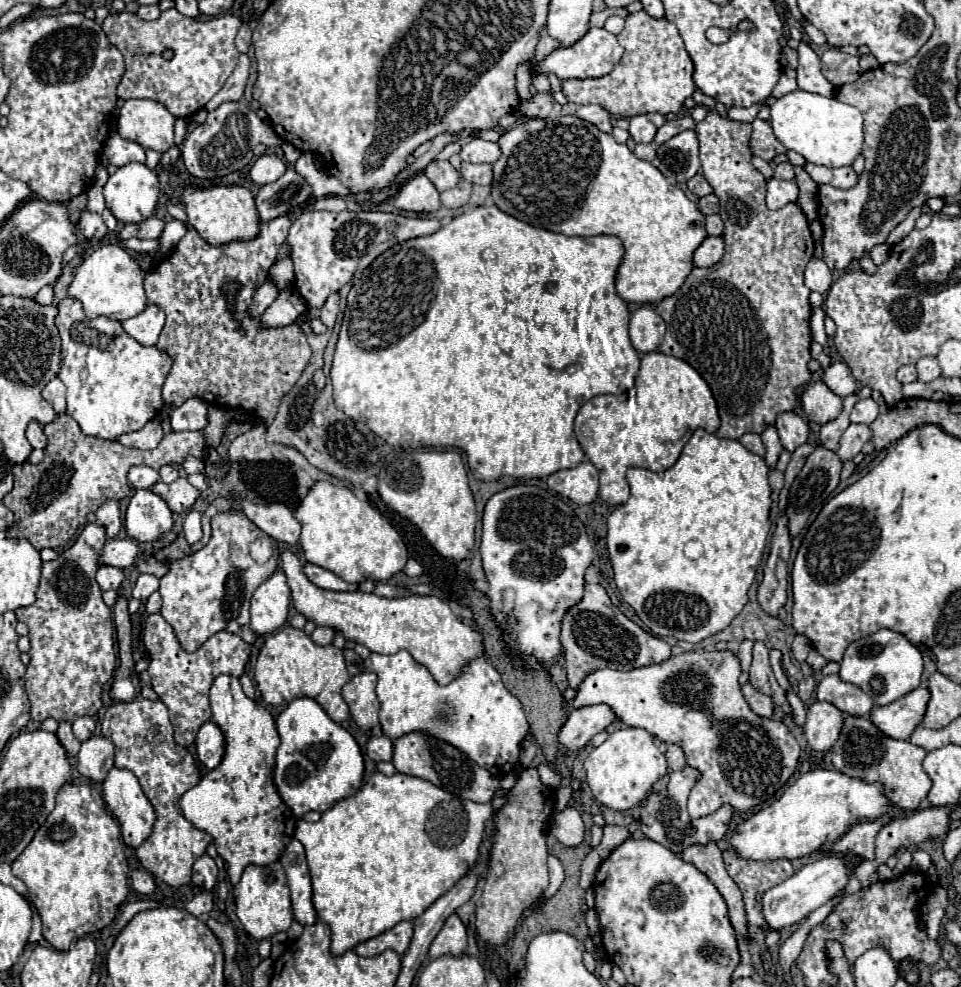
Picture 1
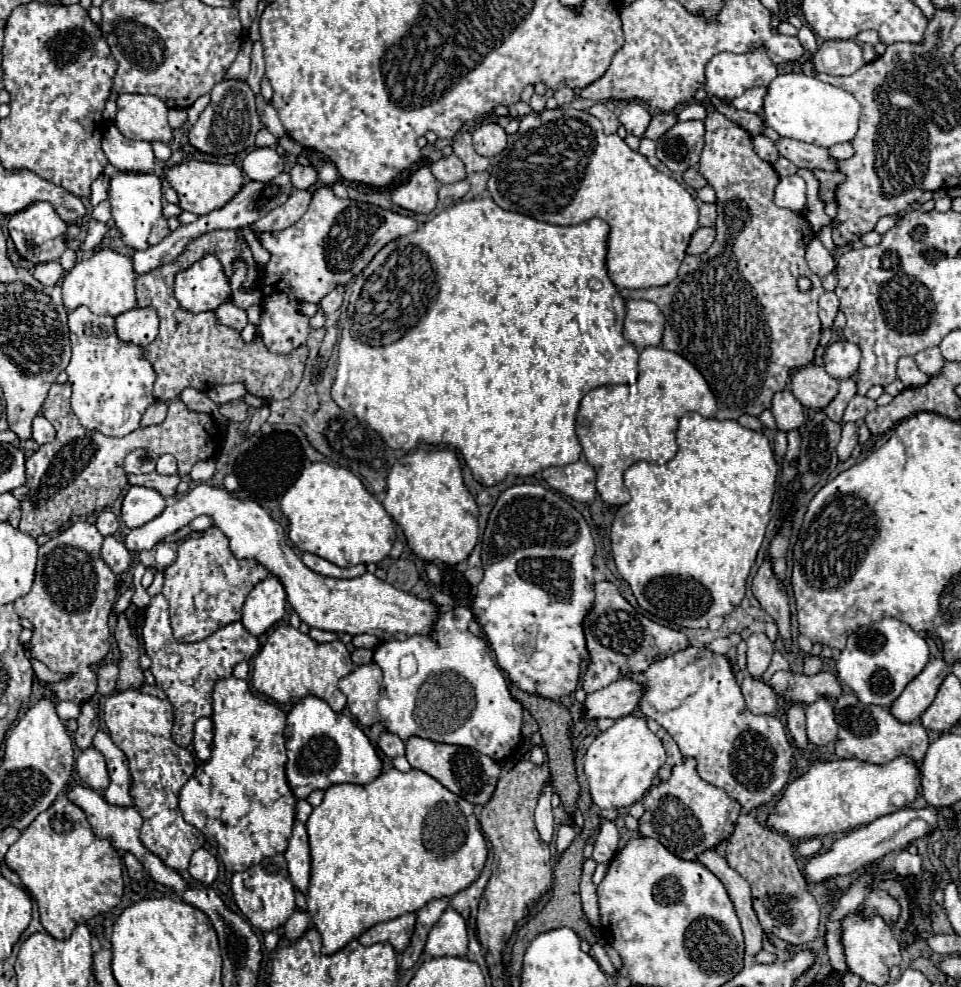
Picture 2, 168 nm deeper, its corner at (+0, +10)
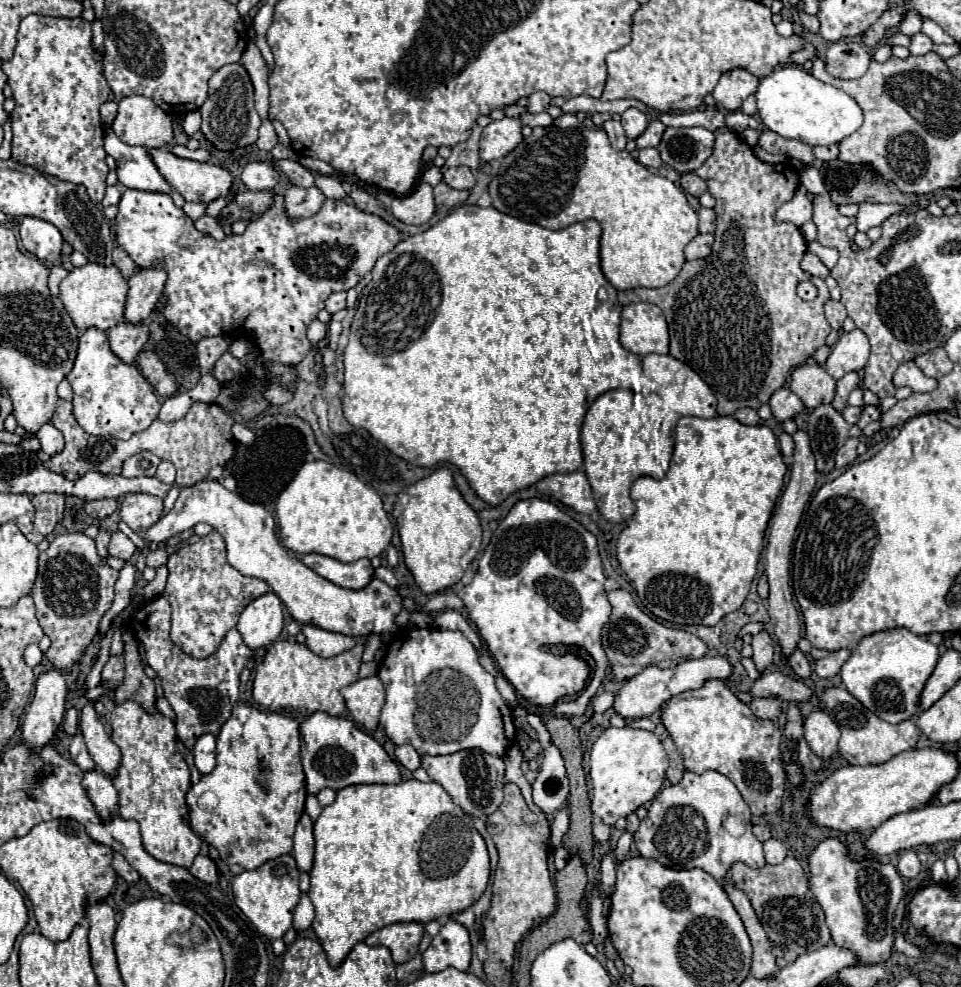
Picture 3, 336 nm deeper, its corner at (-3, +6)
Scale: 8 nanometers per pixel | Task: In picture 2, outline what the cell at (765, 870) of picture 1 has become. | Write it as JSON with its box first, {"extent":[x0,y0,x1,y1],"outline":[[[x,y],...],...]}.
{"extent":[727,815,819,945],"outline":[[[739,815],[737,829],[727,841],[727,863],[749,881],[753,909],[769,937],[779,937],[791,945],[807,945],[819,935],[819,905],[793,857],[793,845],[779,833],[763,827],[751,815]]]}

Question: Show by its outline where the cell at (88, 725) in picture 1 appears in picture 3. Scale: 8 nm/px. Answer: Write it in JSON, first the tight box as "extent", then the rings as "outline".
{"extent":[70,733,94,771],"outline":[[[76,733],[72,743],[70,743],[70,755],[72,759],[76,761],[76,765],[82,769],[82,771],[88,771],[88,769],[94,769],[94,761],[86,749],[86,743],[84,743],[84,735],[82,733]]]}

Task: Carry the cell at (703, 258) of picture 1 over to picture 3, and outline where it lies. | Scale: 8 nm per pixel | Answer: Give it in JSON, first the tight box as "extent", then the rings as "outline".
{"extent":[684,233,714,261],"outline":[[[708,233],[708,235],[696,235],[684,249],[684,255],[688,261],[692,259],[704,259],[710,255],[712,251],[712,243],[714,243],[714,235]]]}

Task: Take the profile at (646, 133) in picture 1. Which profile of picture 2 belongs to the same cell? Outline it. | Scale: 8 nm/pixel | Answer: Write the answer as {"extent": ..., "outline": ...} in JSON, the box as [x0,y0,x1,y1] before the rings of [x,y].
{"extent":[619,101,651,137],"outline":[[[631,101],[631,103],[625,103],[623,105],[621,115],[619,115],[619,121],[627,129],[627,133],[631,133],[635,137],[643,137],[647,125],[651,121],[651,115],[649,115],[649,111],[643,105]]]}

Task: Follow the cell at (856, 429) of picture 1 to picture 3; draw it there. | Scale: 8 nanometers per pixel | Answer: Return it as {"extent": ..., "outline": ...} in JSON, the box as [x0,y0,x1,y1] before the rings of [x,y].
{"extent":[836,437,860,469],"outline":[[[852,437],[852,439],[848,439],[848,441],[840,447],[840,451],[836,453],[836,467],[838,467],[838,469],[840,469],[840,467],[848,467],[848,465],[854,463],[854,459],[858,457],[858,455],[856,455],[858,443],[860,443],[860,439],[858,439],[858,437]]]}

